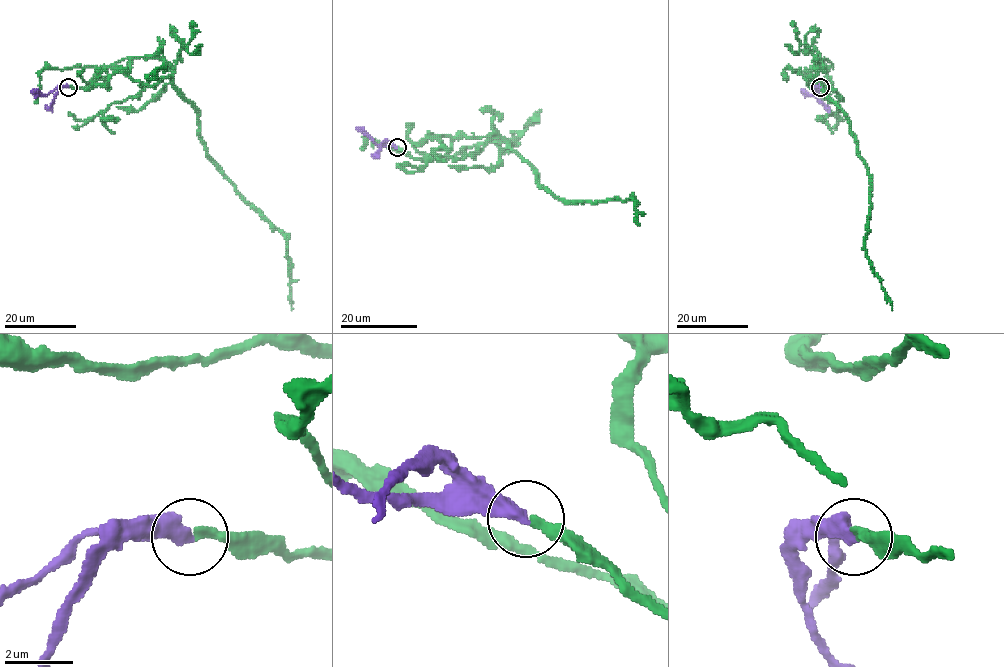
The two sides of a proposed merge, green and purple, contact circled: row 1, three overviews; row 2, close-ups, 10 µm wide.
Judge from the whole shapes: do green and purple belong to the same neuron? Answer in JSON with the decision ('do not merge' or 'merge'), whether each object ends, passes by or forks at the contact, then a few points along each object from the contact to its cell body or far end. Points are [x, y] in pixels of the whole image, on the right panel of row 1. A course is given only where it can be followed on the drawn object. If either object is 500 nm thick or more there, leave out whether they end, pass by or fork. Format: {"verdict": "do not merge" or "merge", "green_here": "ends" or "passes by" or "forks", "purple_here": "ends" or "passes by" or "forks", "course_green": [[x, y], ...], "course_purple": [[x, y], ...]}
{"verdict": "merge", "green_here": "ends", "purple_here": "ends", "course_green": [[820, 86], [830, 87], [828, 68], [808, 84], [844, 114], [866, 164], [866, 255], [891, 310]], "course_purple": [[820, 86], [814, 95], [801, 91]]}

